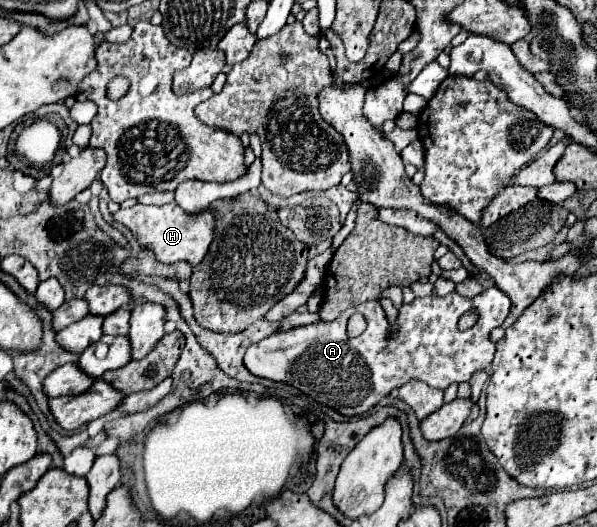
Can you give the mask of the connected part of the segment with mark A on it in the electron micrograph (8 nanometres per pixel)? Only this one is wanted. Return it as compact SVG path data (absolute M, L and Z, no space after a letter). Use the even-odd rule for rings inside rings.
M496 286L480 292L476 298L468 300L456 292L450 292L448 296L442 298L414 298L414 302L410 304L402 304L398 310L398 318L396 318L396 328L390 326L380 302L362 302L356 306L350 306L348 310L344 310L336 320L332 322L314 322L308 326L298 326L292 330L282 330L276 332L264 340L260 340L258 344L252 344L246 350L244 356L244 364L246 368L254 374L254 376L262 376L262 378L270 378L270 380L278 380L278 382L288 382L294 388L298 388L300 392L312 396L314 400L346 414L346 416L354 416L354 414L364 414L366 410L370 410L374 404L380 402L382 396L386 396L388 392L392 392L394 388L400 388L402 384L406 384L412 378L418 378L434 388L446 390L452 382L464 382L470 380L472 372L476 370L486 370L494 358L494 342L490 342L488 334L492 328L502 326L502 322L506 320L510 312L510 298ZM470 308L476 308L480 314L480 320L476 322L476 326L472 326L470 330L460 332L458 330L458 318L468 312ZM360 312L366 318L366 330L358 336L358 338L350 338L346 324L348 318Z

